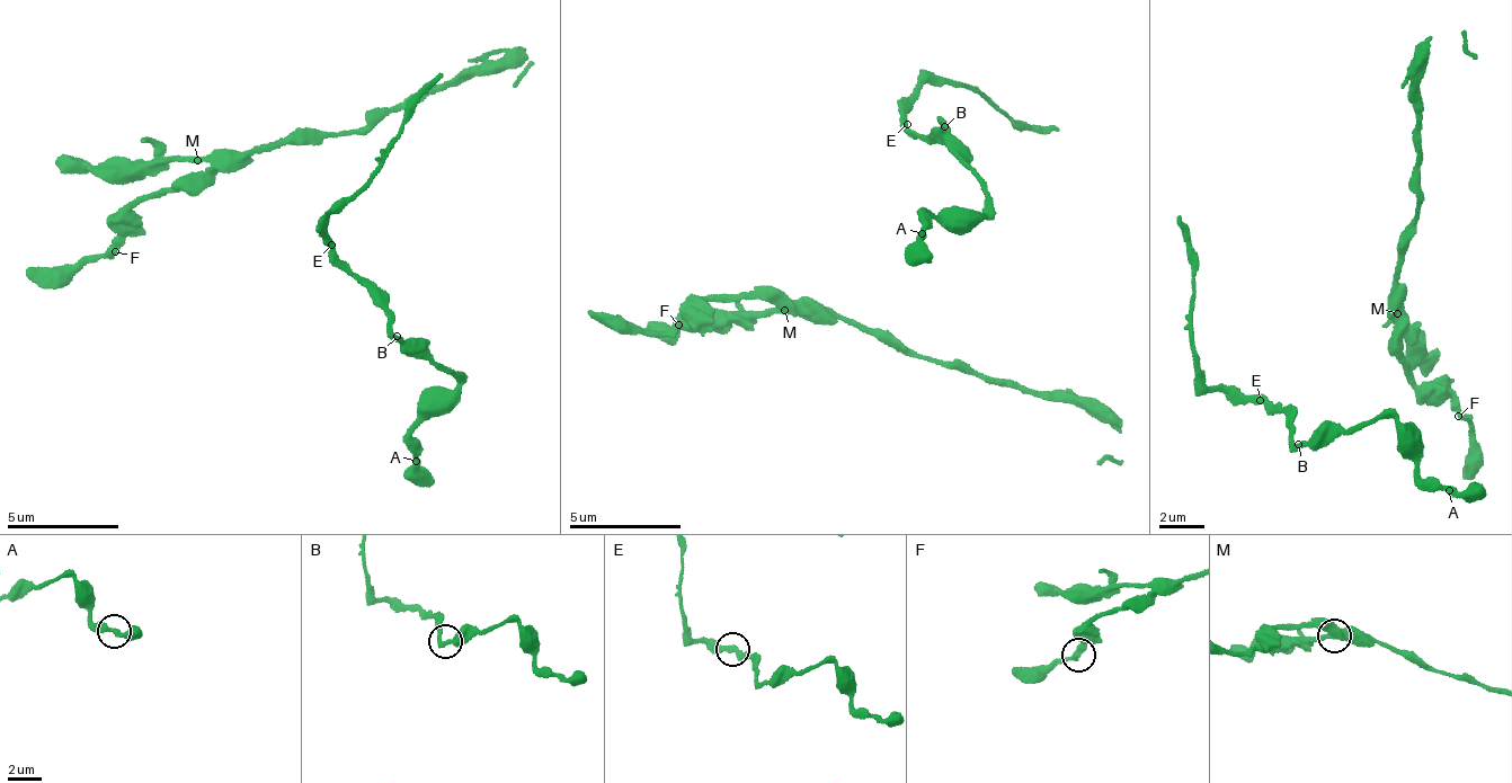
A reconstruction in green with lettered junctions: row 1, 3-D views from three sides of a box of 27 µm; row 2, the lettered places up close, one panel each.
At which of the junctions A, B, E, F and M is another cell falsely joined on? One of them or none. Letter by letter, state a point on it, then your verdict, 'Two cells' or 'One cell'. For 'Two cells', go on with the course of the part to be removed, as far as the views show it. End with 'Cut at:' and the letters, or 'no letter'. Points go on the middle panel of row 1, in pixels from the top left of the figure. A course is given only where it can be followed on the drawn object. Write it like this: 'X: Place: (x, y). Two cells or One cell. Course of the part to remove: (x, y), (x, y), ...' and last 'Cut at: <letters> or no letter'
A: Place: (922, 233). One cell
B: Place: (944, 126). One cell
E: Place: (907, 124). One cell
F: Place: (678, 325). One cell
M: Place: (784, 310). Two cells. Course of the part to remove: (786, 309), (672, 320), (647, 330)
Cut at: M

